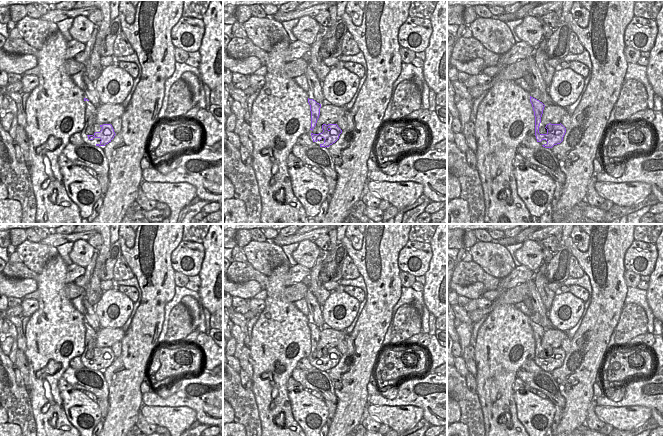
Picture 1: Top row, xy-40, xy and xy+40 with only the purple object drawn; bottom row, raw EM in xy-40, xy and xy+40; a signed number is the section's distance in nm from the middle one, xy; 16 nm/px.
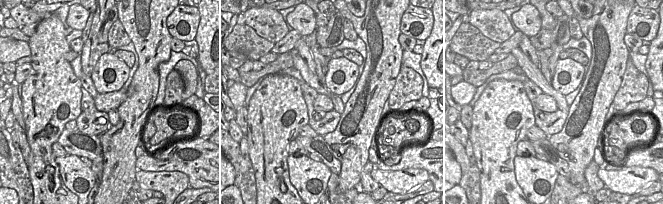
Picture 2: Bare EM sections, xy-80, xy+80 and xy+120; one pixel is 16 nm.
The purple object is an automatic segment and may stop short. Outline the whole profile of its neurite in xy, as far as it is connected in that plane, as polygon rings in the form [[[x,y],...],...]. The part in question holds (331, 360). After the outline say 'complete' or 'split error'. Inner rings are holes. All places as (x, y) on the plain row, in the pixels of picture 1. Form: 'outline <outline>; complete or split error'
outline [[[309,322],[308,327],[310,329],[311,335],[311,352],[307,359],[314,368],[320,371],[329,371],[339,363],[342,354],[338,351],[337,348],[323,348],[319,350],[317,356],[313,358],[312,355],[316,350],[320,339],[321,328]]]; split error

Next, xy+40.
outline [[[531,320],[530,326],[532,328],[535,340],[535,357],[533,359],[535,364],[545,372],[552,372],[554,369],[560,368],[563,365],[566,352],[561,347],[549,347],[546,350],[543,350],[543,354],[540,356],[539,350],[545,329]]]; split error

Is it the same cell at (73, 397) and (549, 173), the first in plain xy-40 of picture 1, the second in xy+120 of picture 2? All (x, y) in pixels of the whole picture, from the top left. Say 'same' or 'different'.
same

